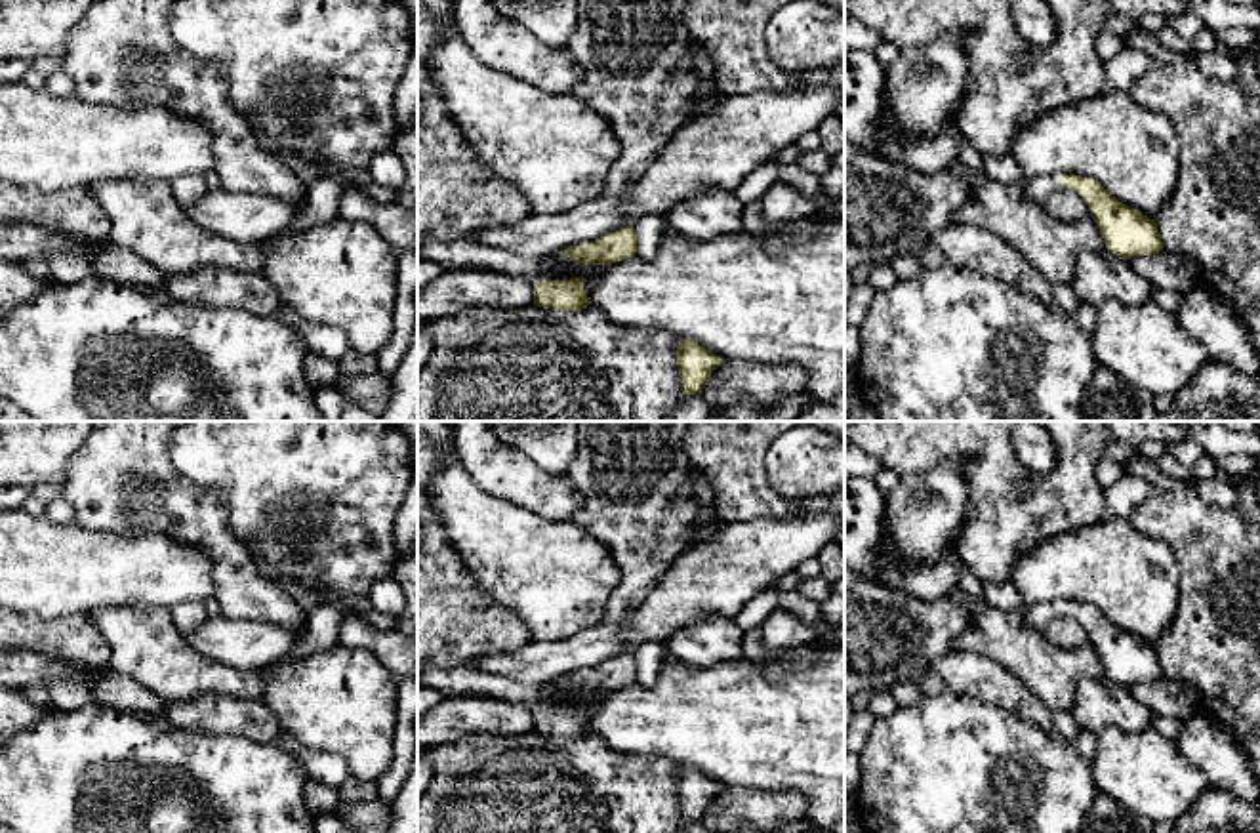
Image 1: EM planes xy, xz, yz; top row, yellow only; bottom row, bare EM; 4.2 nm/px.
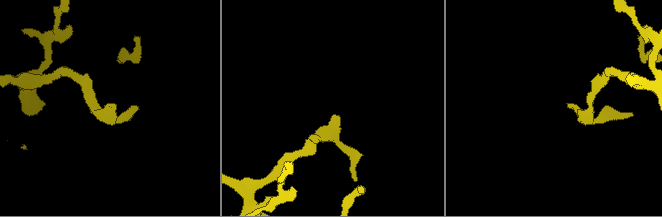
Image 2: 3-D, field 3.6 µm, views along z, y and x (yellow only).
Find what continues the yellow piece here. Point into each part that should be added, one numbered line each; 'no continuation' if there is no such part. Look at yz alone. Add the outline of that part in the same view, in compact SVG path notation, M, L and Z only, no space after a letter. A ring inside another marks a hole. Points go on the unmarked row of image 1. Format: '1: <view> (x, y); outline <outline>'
1: yz (1039, 616); outline M1033 604L1027 606L1026 621L1031 627L1037 627L1039 631L1045 631L1045 627L1060 616L1060 606L1058 604Z

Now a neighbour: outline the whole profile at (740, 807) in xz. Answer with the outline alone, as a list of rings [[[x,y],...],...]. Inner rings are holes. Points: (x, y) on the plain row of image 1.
[[[753,787],[722,789],[703,812],[709,833],[749,827],[774,833],[791,822],[806,820],[808,799],[799,791],[759,791]]]

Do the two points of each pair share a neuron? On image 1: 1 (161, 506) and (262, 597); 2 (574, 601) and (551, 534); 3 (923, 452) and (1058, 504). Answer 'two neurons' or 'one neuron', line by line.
1: one neuron
2: one neuron
3: one neuron

